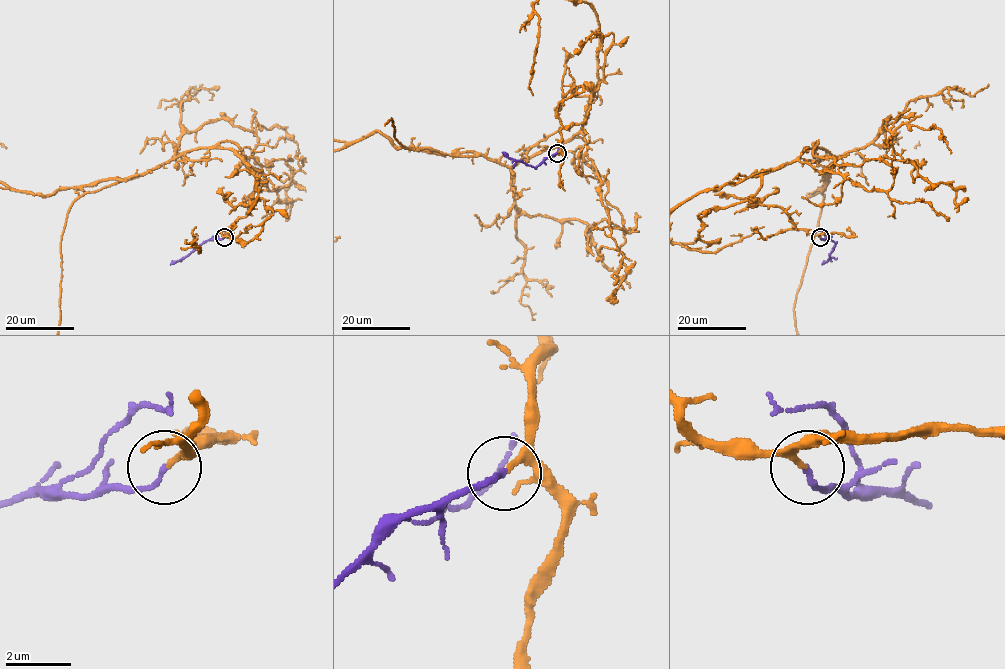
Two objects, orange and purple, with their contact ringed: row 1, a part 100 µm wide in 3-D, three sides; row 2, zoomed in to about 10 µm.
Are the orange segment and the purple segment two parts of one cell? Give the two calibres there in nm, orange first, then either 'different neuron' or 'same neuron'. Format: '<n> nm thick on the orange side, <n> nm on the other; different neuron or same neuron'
140 nm thick on the orange side, 160 nm on the other; same neuron

